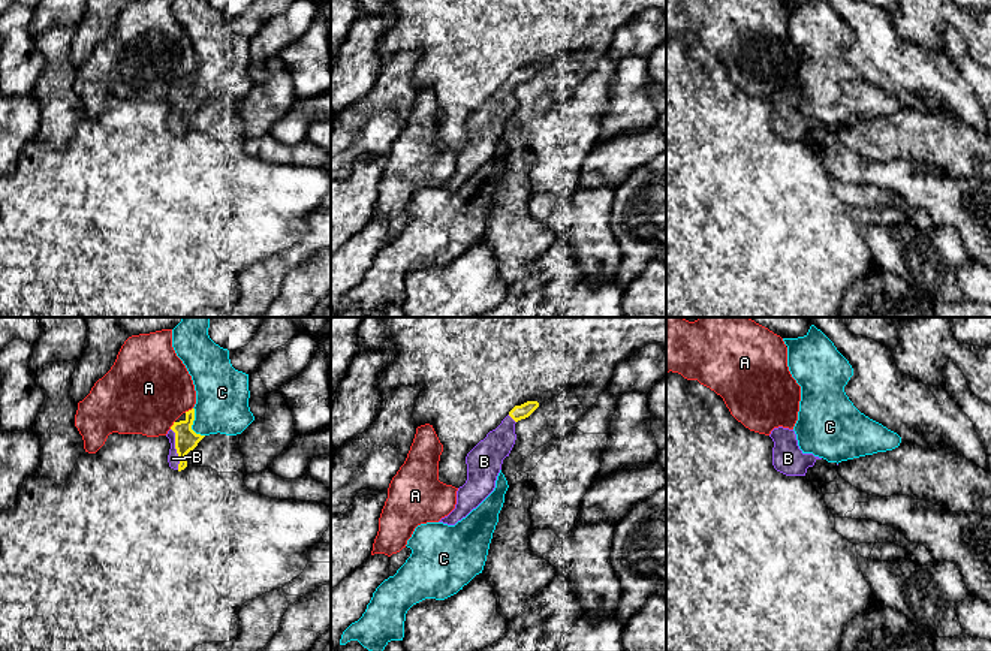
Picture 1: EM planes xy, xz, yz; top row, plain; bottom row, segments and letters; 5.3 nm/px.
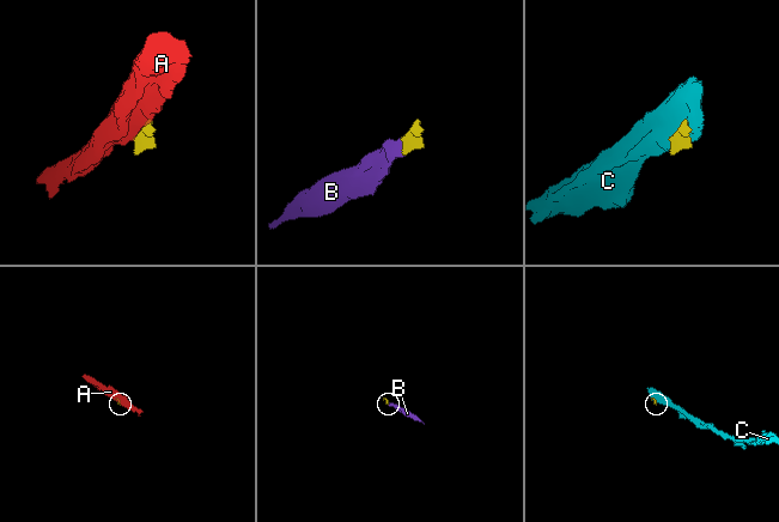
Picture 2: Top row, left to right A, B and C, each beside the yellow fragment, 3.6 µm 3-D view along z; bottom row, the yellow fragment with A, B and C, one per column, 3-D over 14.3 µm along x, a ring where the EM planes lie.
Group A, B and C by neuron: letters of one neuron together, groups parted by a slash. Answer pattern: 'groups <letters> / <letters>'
groups A / B / C

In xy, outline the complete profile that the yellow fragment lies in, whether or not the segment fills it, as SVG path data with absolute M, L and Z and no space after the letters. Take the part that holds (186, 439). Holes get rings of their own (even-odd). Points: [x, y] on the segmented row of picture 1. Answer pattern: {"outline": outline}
{"outline": "M195 409L186 412L186 419L174 422L166 437L169 438L171 449L168 455L169 467L174 470L184 470L187 467L186 455L193 450L198 443L205 437L192 430L195 421Z"}

